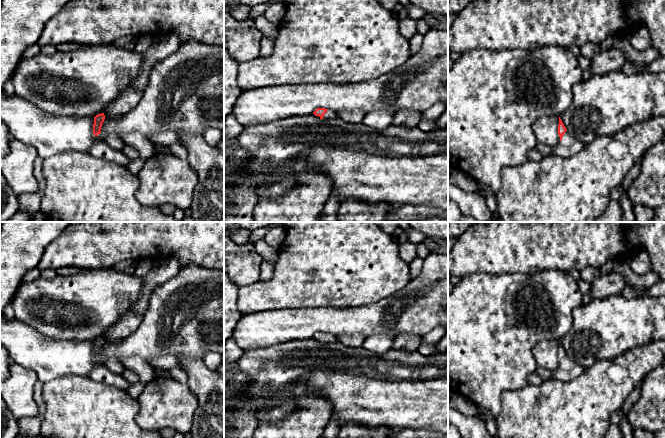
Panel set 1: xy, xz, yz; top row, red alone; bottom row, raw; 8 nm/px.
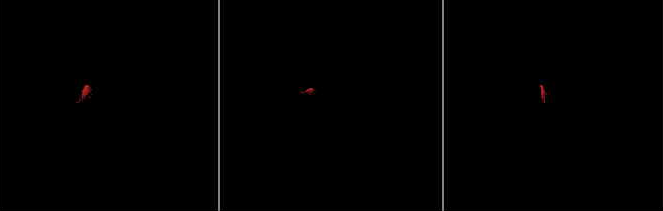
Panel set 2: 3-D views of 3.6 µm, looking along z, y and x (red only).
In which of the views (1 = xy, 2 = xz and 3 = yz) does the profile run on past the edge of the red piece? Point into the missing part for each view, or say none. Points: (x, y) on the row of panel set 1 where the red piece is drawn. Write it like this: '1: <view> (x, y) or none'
1: none
2: xz (330, 114)
3: yz (569, 145)

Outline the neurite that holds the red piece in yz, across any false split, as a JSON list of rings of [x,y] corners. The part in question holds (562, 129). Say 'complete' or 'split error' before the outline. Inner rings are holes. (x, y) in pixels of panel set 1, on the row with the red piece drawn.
split error; [[[559,117],[558,134],[560,137],[559,144],[552,148],[552,154],[562,158],[570,158],[580,152],[584,145],[567,131],[562,120]]]

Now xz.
split error; [[[317,108],[313,114],[319,118],[319,119],[333,119],[337,117],[337,112],[329,110],[329,109],[325,109],[325,108]]]

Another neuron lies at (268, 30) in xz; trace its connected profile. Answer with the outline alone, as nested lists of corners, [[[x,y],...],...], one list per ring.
[[[264,15],[254,18],[254,23],[256,28],[261,32],[262,36],[265,38],[271,38],[274,42],[277,39],[277,25],[269,22]]]

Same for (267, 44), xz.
[[[263,37],[259,57],[269,57],[273,53],[274,44],[275,42],[273,39]]]

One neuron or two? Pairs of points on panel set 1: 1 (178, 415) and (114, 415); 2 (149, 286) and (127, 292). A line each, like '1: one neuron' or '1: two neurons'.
1: two neurons
2: two neurons

